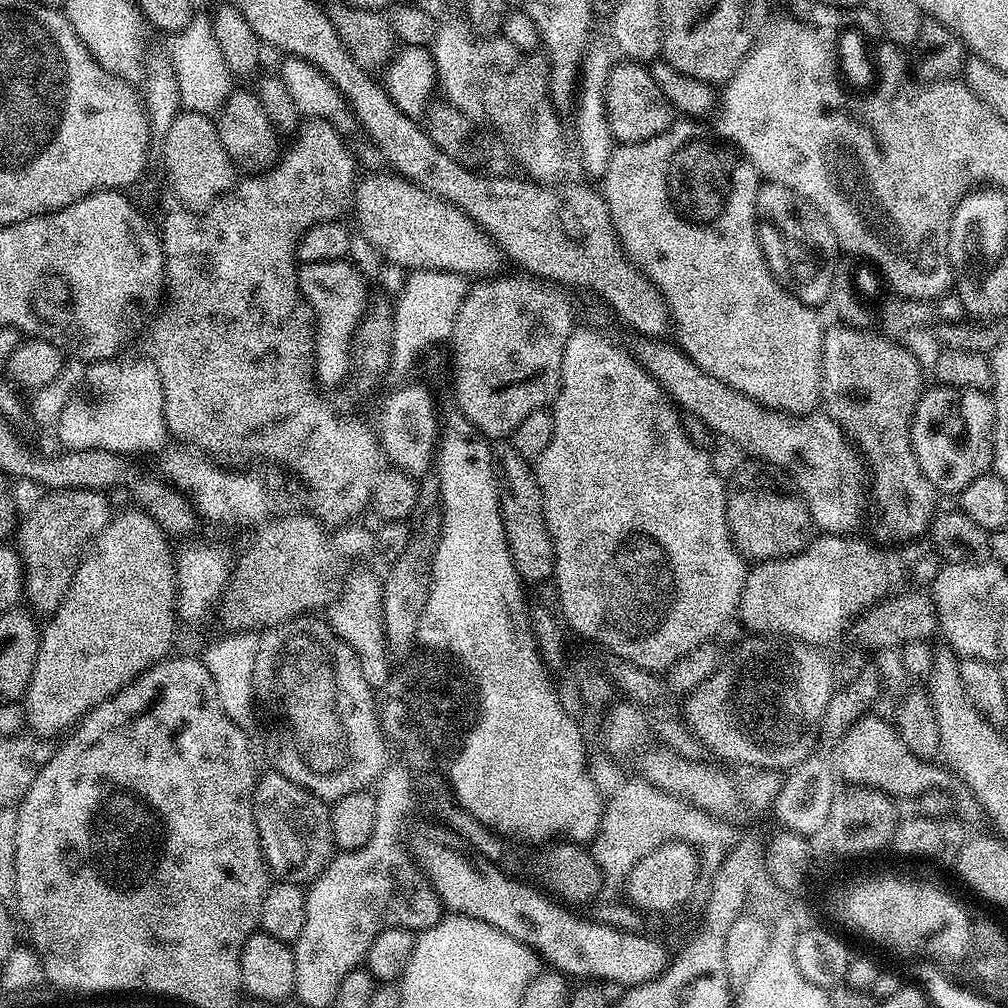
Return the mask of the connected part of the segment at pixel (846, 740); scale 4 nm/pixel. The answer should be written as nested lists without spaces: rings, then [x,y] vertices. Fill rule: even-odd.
[[[865,714],[854,721],[848,732],[835,745],[837,748],[834,772],[840,780],[844,779],[849,785],[880,789],[891,798],[918,798],[926,790],[947,789],[948,783],[953,783],[954,777],[947,767],[939,763],[936,765],[931,759],[920,759],[915,756],[888,720],[889,725],[882,717],[872,715]]]

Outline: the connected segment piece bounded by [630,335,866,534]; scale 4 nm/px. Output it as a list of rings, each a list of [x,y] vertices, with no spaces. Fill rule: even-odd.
[[[637,335],[630,351],[659,382],[662,391],[684,412],[698,414],[717,437],[729,436],[752,458],[767,462],[796,479],[799,495],[808,506],[813,525],[824,534],[852,534],[860,524],[860,503],[866,500],[866,468],[855,444],[823,411],[785,418],[773,414],[756,400],[718,382],[696,365],[675,343]]]

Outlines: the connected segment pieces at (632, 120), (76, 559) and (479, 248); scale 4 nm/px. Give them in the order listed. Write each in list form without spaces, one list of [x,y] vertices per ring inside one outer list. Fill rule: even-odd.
[[[627,58],[613,63],[604,86],[604,106],[613,141],[620,144],[637,144],[662,134],[671,126],[674,109],[666,95],[655,85],[649,69],[643,63]]]
[[[58,488],[45,491],[43,494],[45,496],[25,516],[23,513],[19,521],[18,551],[20,559],[24,562],[23,599],[28,599],[27,607],[33,613],[47,618],[56,612],[64,601],[64,595],[68,593],[68,587],[80,561],[84,559],[94,541],[100,537],[100,531],[112,519],[114,508],[111,508],[113,505],[109,497],[95,488]]]
[[[380,172],[377,176],[368,176],[359,181],[354,188],[354,204],[356,200],[356,220],[364,227],[364,236],[385,256],[389,265],[401,268],[403,270],[415,270],[418,268],[425,268],[426,270],[442,270],[443,272],[461,272],[463,276],[469,278],[492,278],[501,271],[500,260],[502,261],[502,253],[496,244],[491,240],[482,229],[478,228],[473,220],[465,214],[461,208],[457,208],[456,205],[451,204],[450,201],[444,200],[441,196],[435,196],[433,192],[428,192],[425,188],[420,188],[419,185],[412,183],[411,180],[404,179],[399,174],[391,174],[387,176],[386,173]]]

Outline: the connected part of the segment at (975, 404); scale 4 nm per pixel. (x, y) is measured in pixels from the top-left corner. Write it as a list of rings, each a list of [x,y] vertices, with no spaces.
[[[935,387],[929,392],[927,389],[916,404],[916,412],[912,415],[912,449],[922,474],[926,474],[937,493],[958,494],[966,486],[970,486],[974,478],[993,467],[992,442],[996,430],[996,406],[993,397],[978,388]]]

